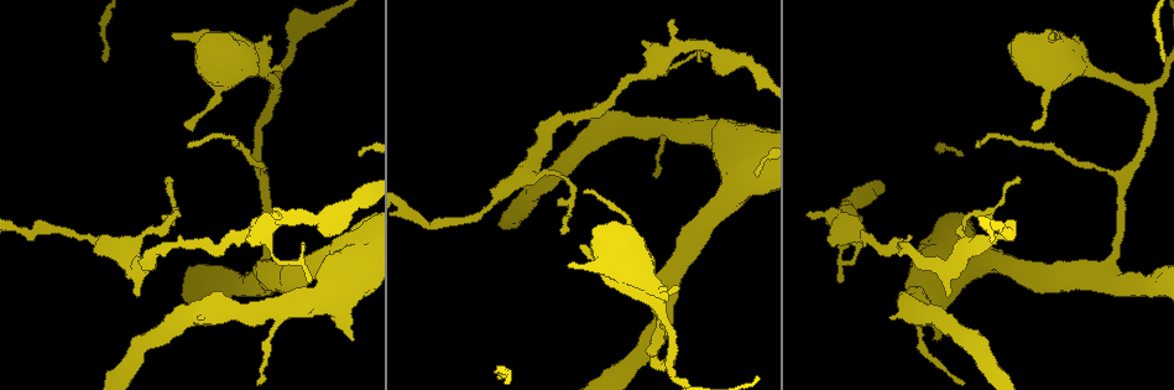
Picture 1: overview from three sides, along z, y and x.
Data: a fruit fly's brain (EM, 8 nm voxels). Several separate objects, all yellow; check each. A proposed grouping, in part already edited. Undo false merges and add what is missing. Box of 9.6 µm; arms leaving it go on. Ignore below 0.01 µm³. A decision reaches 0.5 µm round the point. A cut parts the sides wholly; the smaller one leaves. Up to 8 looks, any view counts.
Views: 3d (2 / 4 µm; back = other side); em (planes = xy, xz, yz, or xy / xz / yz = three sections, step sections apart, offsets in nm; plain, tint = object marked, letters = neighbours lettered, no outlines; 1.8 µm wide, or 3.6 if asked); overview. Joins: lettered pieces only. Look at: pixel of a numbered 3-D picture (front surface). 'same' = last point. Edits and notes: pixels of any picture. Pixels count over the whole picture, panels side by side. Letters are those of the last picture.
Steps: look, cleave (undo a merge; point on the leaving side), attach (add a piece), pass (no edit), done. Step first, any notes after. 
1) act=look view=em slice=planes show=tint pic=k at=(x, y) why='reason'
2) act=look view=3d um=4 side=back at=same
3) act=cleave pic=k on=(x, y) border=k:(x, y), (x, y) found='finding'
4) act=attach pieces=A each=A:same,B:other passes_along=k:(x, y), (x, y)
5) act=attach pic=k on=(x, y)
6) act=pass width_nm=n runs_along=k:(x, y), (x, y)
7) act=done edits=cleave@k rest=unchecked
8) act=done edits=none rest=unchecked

act=look view=3d um=4 pic=1 at=(309, 280) why='an open end'

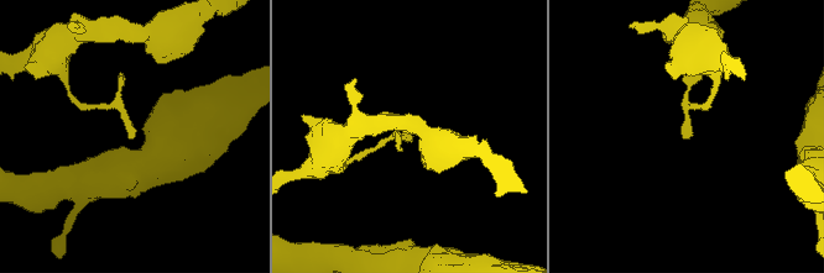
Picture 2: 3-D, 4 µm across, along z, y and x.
act=look view=em slice=planes show=plain pic=2 at=(685, 136)

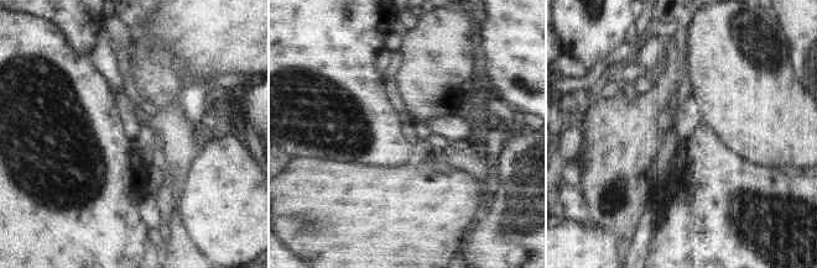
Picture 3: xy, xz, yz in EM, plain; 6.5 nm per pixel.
act=look view=em slice=planes show=letters at=same why='see the neighbours'

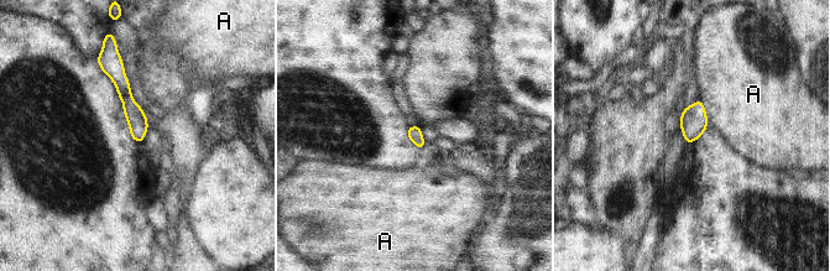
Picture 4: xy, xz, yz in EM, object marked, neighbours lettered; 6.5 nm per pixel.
act=pass width_nm=100 each=A:other runs_along=4:(119, 63), (139, 139) found='no lettered piece goes on from it'

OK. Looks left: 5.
act=look view=3d um=4 pic=1 at=(805, 214) why='free end'

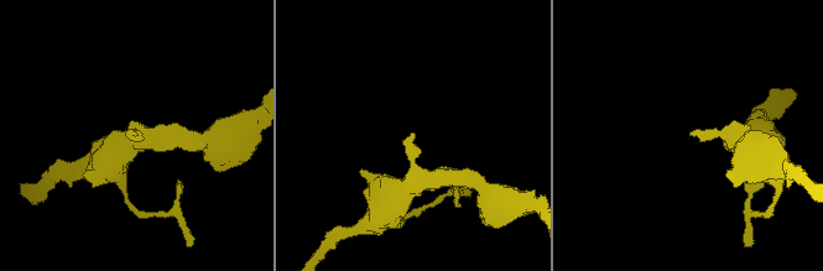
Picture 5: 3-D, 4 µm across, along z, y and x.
act=look view=em slice=planes show=plain pic=5 at=(413, 135) why='shape alone is not enough'

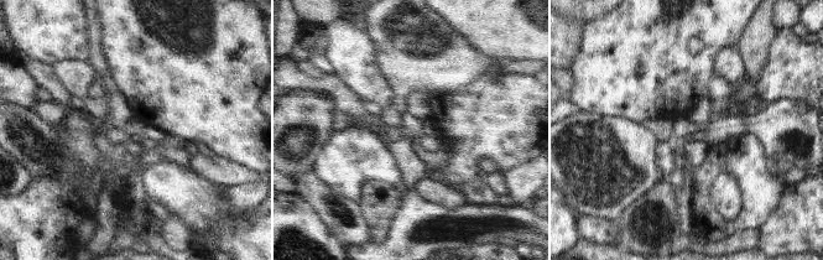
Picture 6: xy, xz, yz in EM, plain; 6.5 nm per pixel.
act=look view=em slice=planes show=letters at=same why='what lies round it'

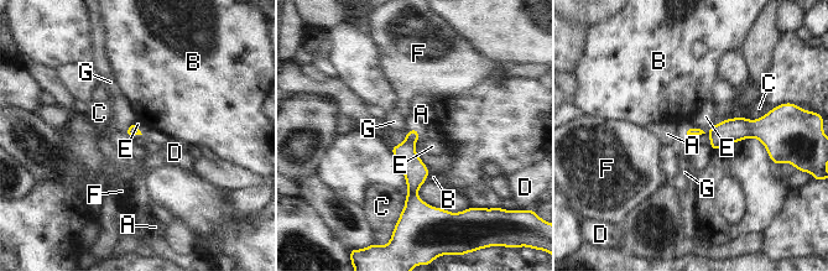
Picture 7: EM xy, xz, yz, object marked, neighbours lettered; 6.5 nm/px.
act=pass each=A:other,B:other,C:other,D:other,E:other,F:other,G:other runs_along=7:(414, 133), (409, 208) found='no lettered piece goes on from it'

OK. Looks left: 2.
act=look view=3d um=4 pic=1 at=(140, 293) why='branch stops here'

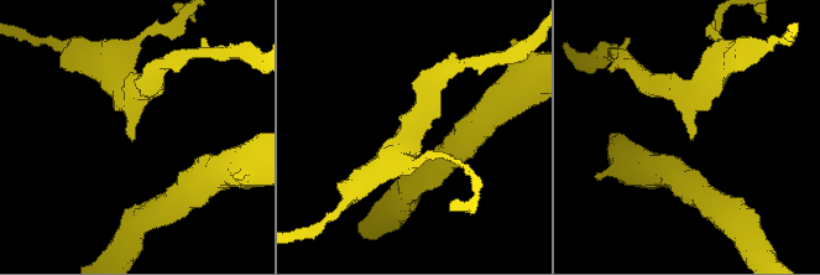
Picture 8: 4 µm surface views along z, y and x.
act=look view=em slice=planes show=letters pic=8 at=(691, 139)

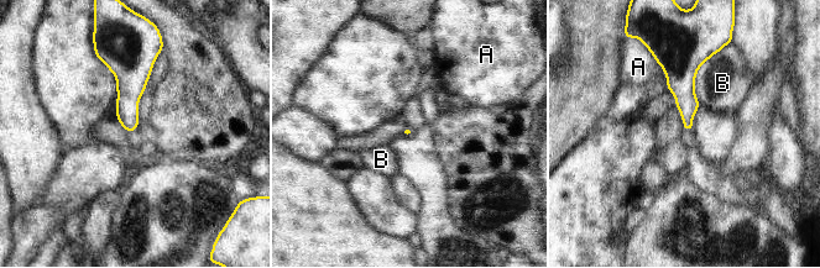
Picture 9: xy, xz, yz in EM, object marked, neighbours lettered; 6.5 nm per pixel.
act=pass longest_contact=B:400nm each=A:other,B:other border=9:(720, 51), (696, 73), (699, 106) found='none of them fits'

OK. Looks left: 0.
act=done edits=none rest=unchecked

